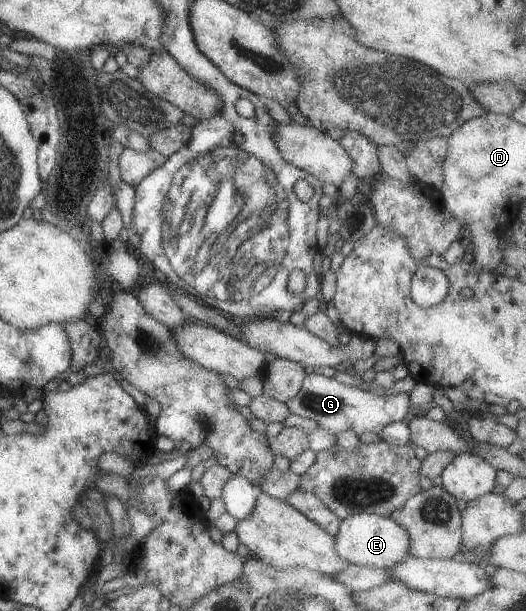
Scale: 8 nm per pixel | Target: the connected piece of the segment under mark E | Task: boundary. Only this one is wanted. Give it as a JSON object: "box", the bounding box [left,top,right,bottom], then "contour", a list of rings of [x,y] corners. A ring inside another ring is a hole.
{"box":[334,513,410,569],"contour":[[[358,513],[340,521],[340,528],[335,535],[334,550],[340,558],[348,560],[350,565],[370,566],[370,568],[387,569],[402,562],[410,555],[410,536],[408,532],[392,522],[389,517],[376,516],[371,513]]]}

